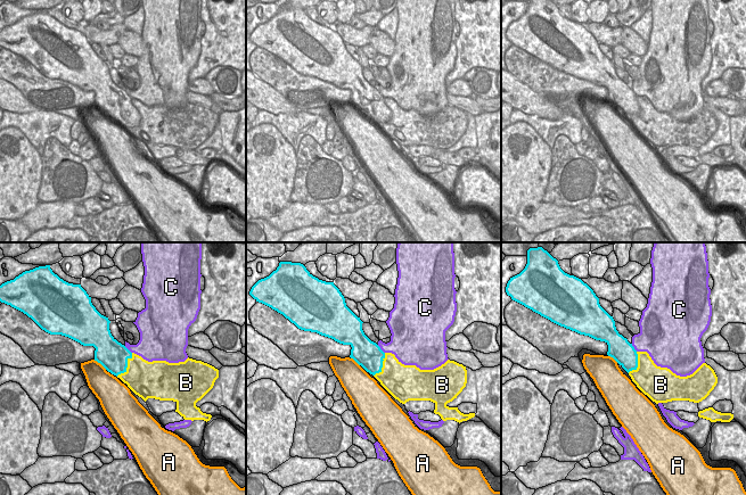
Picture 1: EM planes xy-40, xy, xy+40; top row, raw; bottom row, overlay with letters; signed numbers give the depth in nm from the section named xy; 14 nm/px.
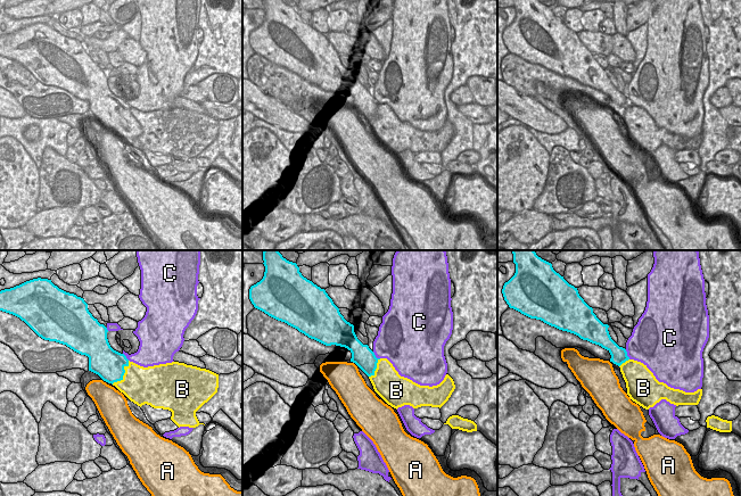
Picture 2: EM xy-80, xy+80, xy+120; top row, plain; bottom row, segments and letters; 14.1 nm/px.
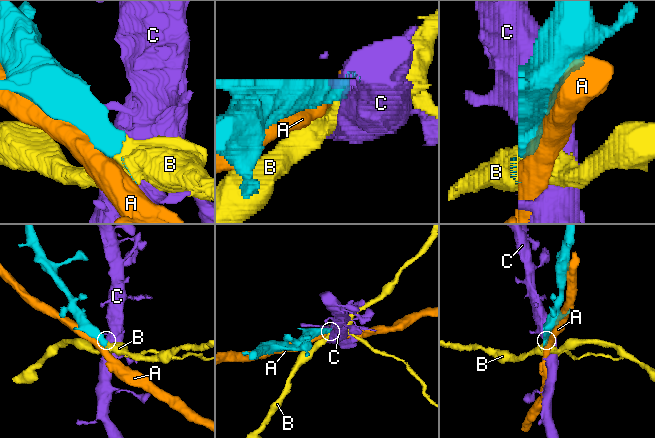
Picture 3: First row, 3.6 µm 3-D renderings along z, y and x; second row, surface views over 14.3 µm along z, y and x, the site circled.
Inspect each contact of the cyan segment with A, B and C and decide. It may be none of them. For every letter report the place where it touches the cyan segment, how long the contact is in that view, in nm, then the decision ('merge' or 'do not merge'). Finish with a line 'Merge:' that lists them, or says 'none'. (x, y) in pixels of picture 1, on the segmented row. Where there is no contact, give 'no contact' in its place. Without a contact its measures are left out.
A: xy-40 (100, 363) | 240 nm | do not merge
B: xy-40 (126, 366) | 400 nm | do not merge
C: xy (380, 349) | 160 nm | do not merge
Merge: none

